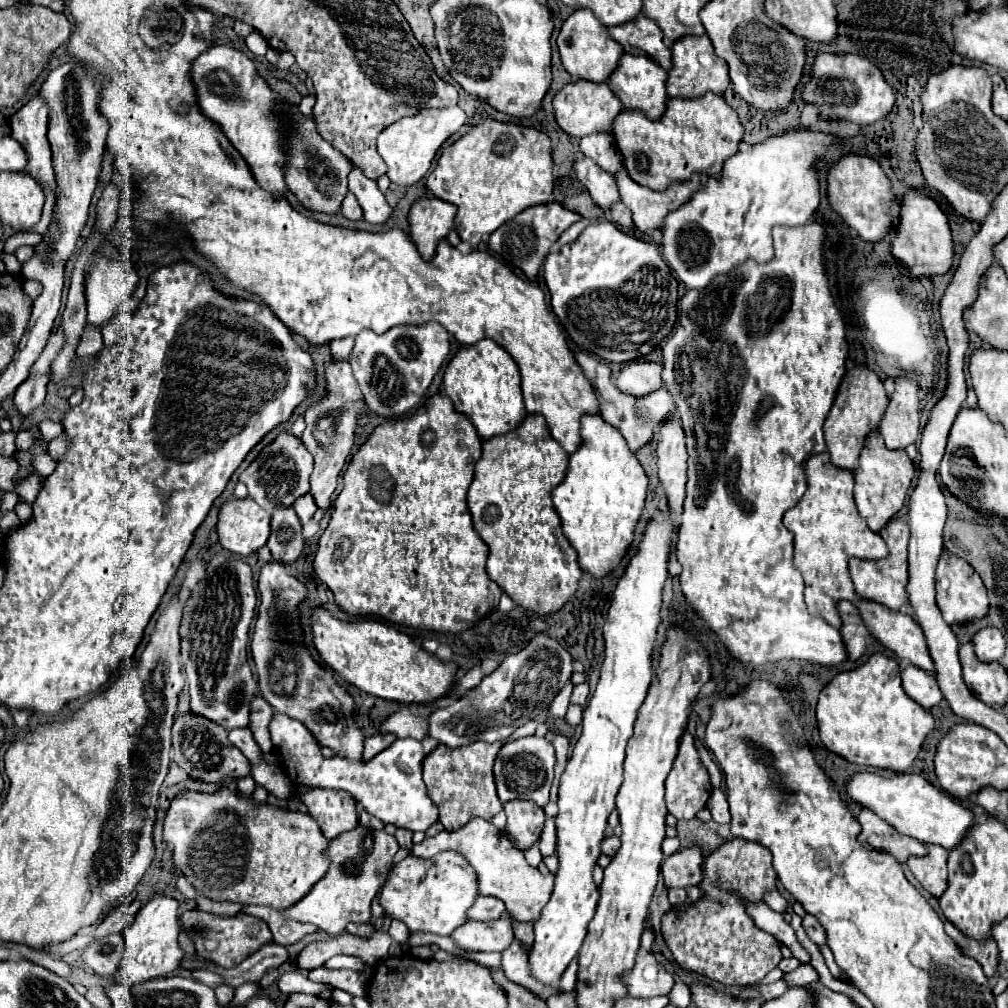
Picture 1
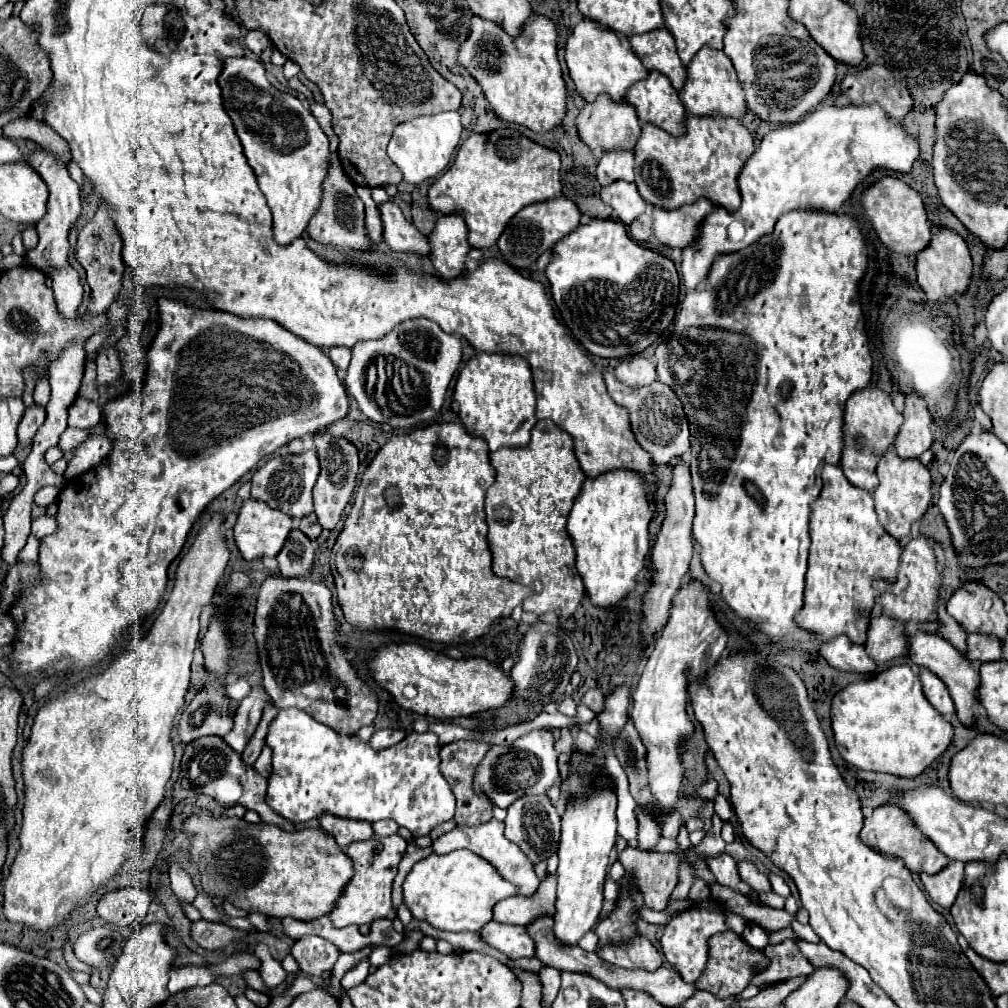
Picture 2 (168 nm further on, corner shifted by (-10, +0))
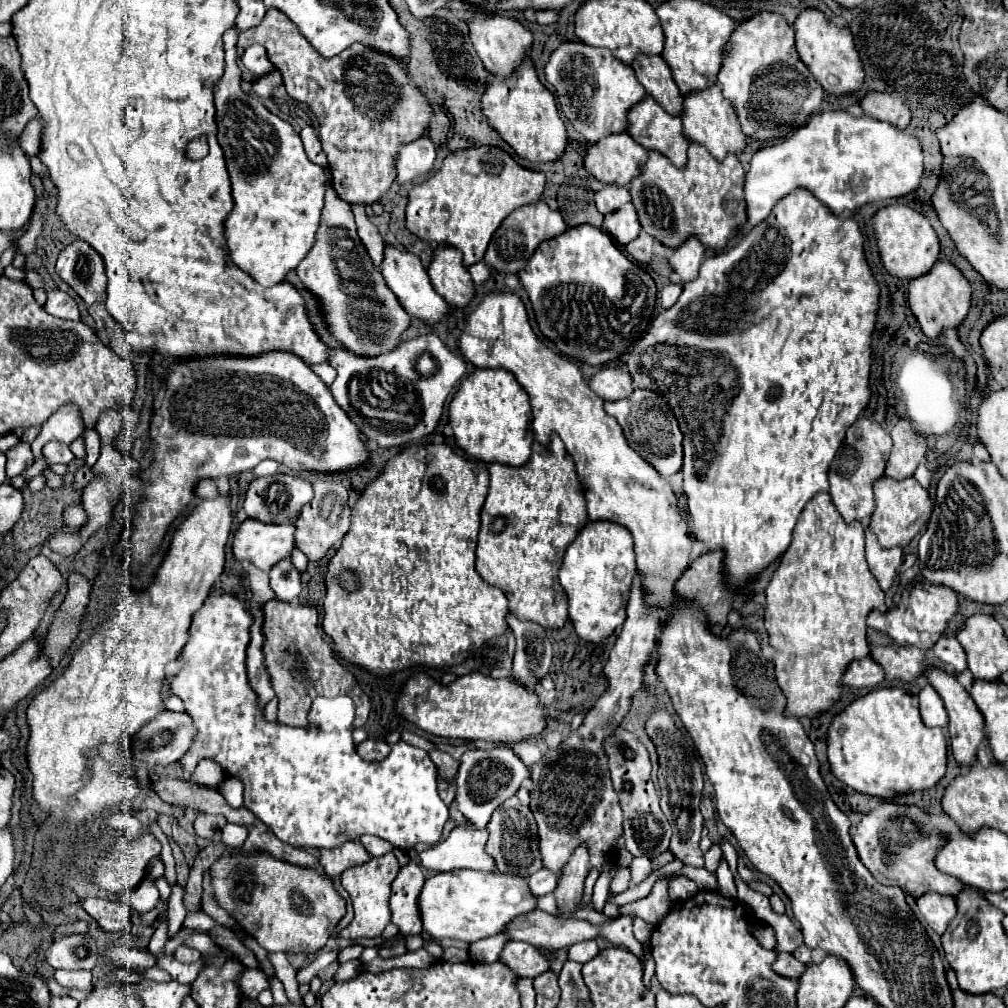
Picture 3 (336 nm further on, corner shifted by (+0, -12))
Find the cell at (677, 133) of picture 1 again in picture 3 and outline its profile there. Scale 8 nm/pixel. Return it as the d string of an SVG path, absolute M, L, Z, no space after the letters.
M690 141L686 169L674 167L658 151L648 151L648 161L630 181L628 189L642 229L662 245L678 247L688 237L696 235L706 247L722 251L726 241L730 241L730 233L734 233L734 225L746 221L742 181L744 169L734 153L728 153L724 161L716 161L702 145Z

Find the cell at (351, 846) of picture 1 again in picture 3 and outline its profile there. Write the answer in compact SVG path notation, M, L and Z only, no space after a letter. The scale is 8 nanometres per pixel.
M386 853L382 857L370 857L366 863L362 865L354 865L348 867L340 881L342 887L348 891L350 899L352 899L352 907L354 907L354 919L350 921L348 927L344 927L342 931L334 931L332 937L344 937L350 941L356 939L374 939L380 937L384 927L390 923L390 909L388 909L388 901L390 901L390 885L394 881L394 877L398 875L400 865L398 859L394 857L394 853Z

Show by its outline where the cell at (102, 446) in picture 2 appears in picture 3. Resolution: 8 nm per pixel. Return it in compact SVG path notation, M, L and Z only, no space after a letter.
M94 429L84 431L82 435L86 439L86 467L92 467L100 457L100 435Z

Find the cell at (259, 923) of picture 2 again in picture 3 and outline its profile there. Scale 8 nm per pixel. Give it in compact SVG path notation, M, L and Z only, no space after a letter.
M268 953L268 961L272 963L276 977L284 983L286 995L290 999L290 1003L294 1005L302 1005L302 997L298 993L298 981L296 981L296 969L288 963L284 953Z

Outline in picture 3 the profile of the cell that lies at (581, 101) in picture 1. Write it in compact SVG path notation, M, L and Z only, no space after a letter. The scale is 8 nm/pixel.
M610 133L598 145L586 147L584 167L602 183L628 185L646 163L646 149L628 133Z

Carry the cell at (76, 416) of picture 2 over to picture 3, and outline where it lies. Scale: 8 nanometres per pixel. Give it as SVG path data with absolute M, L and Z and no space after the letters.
M48 441L42 449L48 465L54 465L54 463L70 463L74 459L74 453L70 451L70 445L66 443L60 443L60 441Z

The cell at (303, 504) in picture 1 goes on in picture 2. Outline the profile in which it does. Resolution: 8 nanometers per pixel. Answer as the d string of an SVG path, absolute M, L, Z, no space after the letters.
M310 513L308 517L304 517L304 519L300 521L300 531L302 531L308 539L318 539L318 537L320 537L322 527L318 525L318 521L316 521L314 513Z

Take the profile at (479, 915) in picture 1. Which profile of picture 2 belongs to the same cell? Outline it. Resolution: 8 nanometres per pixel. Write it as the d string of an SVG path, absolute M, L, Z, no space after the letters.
M548 875L534 895L510 897L500 901L494 907L494 921L528 927L542 915L554 917L554 903L556 903L556 877Z

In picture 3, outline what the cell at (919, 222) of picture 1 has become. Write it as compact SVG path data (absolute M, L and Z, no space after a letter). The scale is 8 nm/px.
M936 261L926 275L910 279L908 285L908 305L916 315L924 335L930 339L934 339L946 327L956 329L964 321L970 309L970 295L972 295L970 283L960 273L960 269L954 267L950 261Z

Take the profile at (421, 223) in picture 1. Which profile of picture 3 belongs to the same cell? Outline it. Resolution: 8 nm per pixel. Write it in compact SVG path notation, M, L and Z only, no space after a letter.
M438 245L428 267L432 287L450 305L466 307L474 297L474 283L462 263L462 253L452 245Z

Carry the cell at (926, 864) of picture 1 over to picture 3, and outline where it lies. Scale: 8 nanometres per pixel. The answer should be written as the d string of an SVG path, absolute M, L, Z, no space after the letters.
M924 893L922 897L916 899L918 909L922 913L922 917L926 919L926 923L938 933L942 935L948 927L948 923L952 921L952 917L956 915L956 901L952 895L938 895L938 893Z

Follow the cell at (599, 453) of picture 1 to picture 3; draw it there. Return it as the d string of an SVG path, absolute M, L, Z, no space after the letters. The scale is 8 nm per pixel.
M588 519L586 525L578 531L576 539L568 545L564 553L564 563L558 573L560 585L568 595L570 619L576 633L584 641L600 643L624 623L628 591L634 575L636 561L632 533L614 521Z

